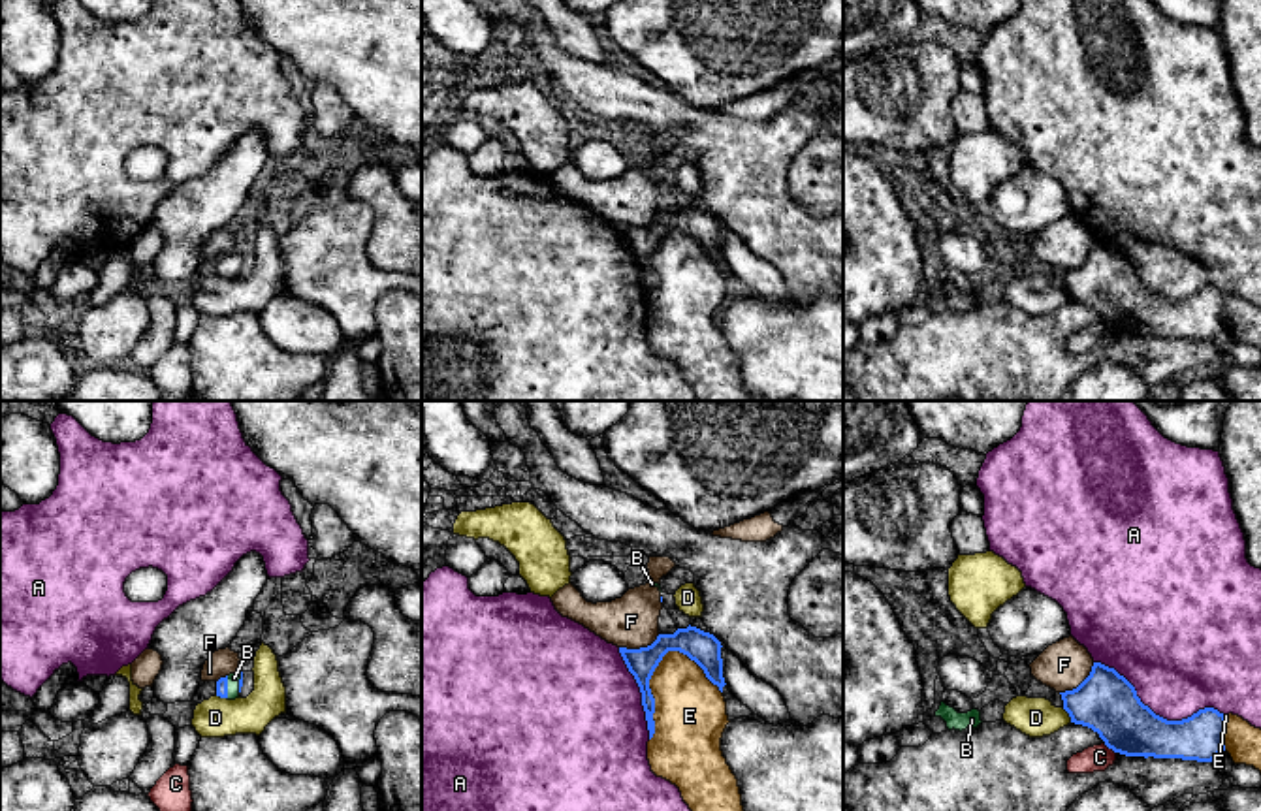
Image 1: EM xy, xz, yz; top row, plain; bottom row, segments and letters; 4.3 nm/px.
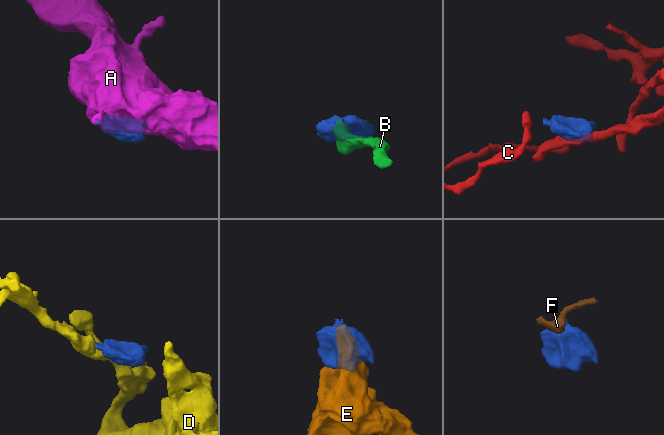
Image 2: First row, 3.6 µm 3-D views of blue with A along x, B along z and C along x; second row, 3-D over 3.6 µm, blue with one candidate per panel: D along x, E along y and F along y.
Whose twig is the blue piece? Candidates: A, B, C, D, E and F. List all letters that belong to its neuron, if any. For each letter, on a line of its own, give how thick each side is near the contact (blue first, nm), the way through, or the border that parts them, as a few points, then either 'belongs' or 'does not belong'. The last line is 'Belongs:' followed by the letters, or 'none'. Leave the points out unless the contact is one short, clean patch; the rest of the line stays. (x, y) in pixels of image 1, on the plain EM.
A: 260 nm thick on the blue side, 440 nm on the other; does not belong
B: 50 nm thick on the blue side, 50 nm on the other; runs through xy (223, 262), (226, 266), (234, 256); belongs
C: 260 nm thick on the blue side, 110 nm on the other; border along yz (1103, 322), (1115, 332); does not belong
D: 260 nm thick on the blue side, 170 nm on the other; does not belong
E: 120 nm thick on the blue side, 300 nm on the other; does not belong
F: 140 nm thick on the blue side, 220 nm on the other; border along xz (659, 213), (646, 224), (620, 226); does not belong
Belongs: B

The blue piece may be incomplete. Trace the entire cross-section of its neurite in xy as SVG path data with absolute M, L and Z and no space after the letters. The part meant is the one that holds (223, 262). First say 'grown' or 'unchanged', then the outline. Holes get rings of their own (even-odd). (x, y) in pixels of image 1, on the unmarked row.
grown; M243 250L230 252L216 260L216 275L235 278L243 265Z

